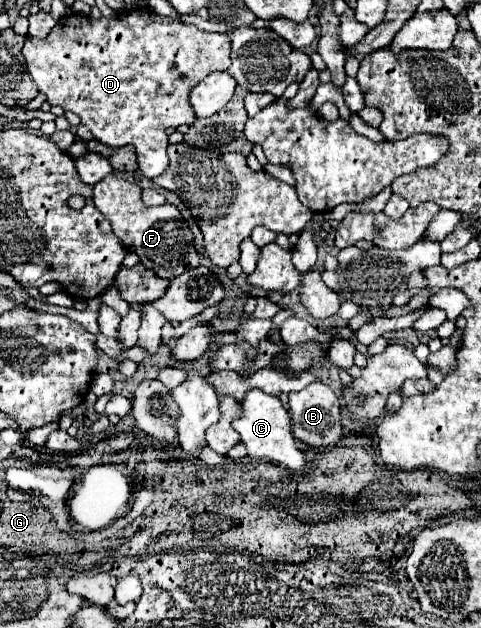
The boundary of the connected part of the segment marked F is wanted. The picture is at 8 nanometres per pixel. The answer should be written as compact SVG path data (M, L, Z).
M113 174L93 186L93 202L97 210L105 218L109 218L115 236L125 244L125 248L135 252L141 264L153 270L157 276L173 280L179 274L199 266L199 254L193 246L193 234L175 206L163 204L147 208L141 202L141 188L135 182L121 180Z

